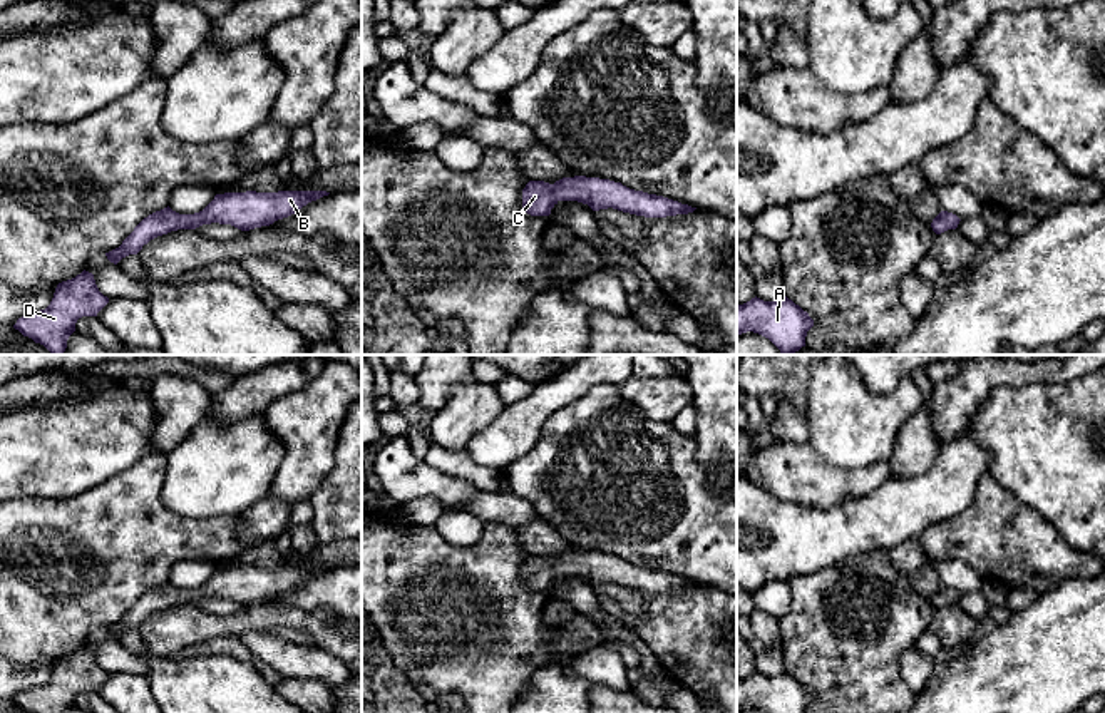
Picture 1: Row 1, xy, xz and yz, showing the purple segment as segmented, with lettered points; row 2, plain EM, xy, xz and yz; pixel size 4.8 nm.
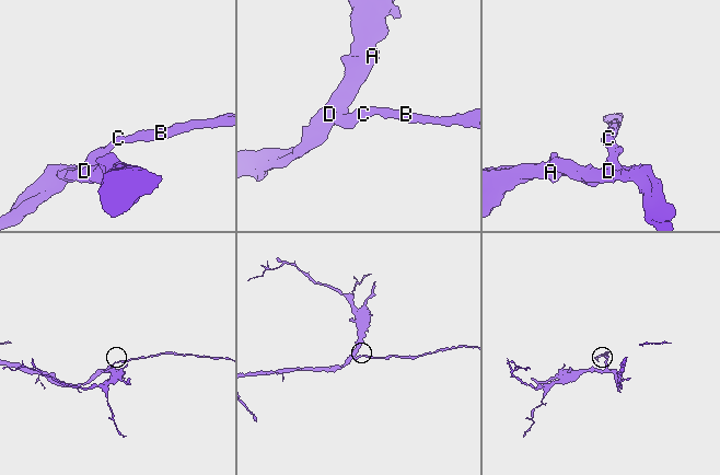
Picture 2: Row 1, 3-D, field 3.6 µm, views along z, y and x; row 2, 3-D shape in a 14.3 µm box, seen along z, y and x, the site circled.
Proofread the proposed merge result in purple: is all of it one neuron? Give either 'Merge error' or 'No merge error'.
No merge error

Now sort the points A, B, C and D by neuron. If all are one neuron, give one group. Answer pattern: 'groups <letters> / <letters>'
groups A B C D

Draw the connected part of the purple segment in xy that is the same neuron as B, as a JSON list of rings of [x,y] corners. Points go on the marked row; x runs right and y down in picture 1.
[[[278,191],[278,192],[224,192],[199,213],[179,214],[169,206],[144,218],[107,259],[117,264],[129,254],[137,254],[151,239],[177,229],[196,229],[203,224],[231,224],[241,231],[270,226],[298,213],[303,206],[328,196],[326,191]]]

